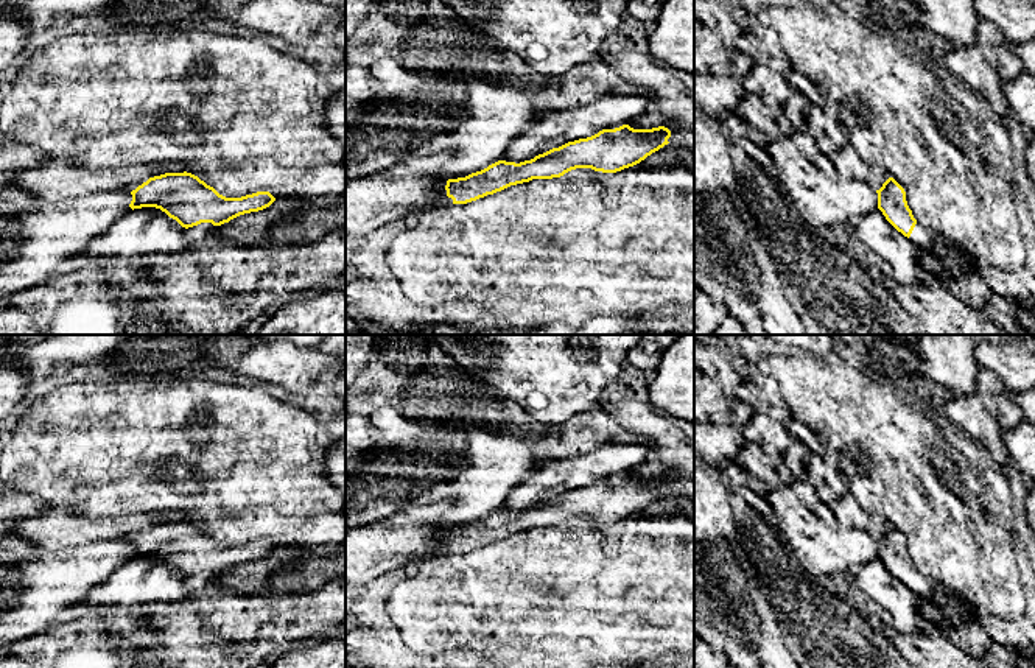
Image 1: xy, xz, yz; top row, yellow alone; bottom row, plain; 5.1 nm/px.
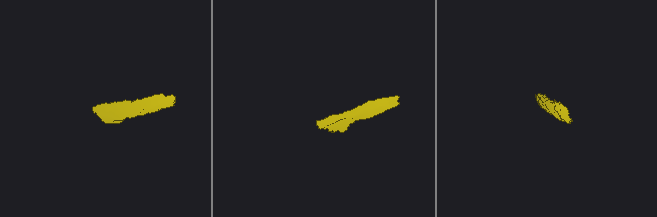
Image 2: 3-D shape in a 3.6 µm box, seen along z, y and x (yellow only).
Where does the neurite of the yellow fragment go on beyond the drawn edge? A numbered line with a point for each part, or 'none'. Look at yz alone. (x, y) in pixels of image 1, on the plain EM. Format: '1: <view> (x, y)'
1: yz (925, 587)

